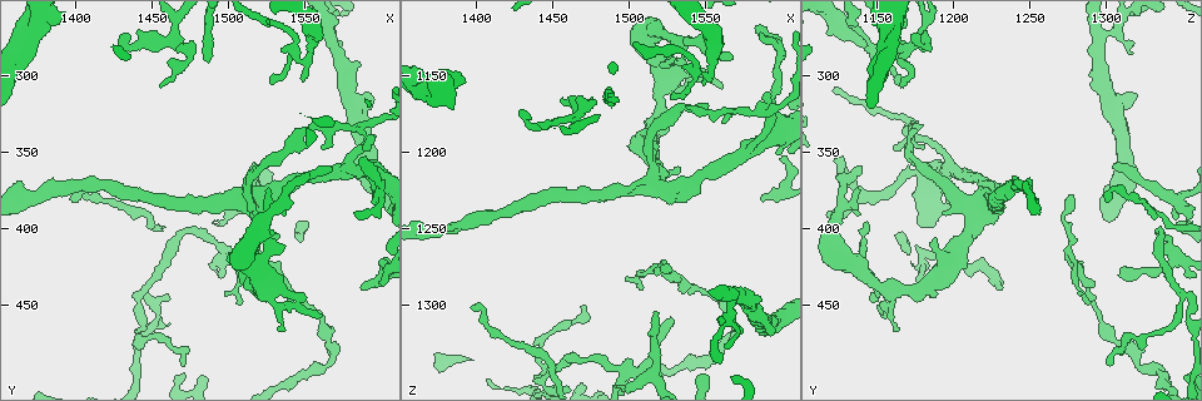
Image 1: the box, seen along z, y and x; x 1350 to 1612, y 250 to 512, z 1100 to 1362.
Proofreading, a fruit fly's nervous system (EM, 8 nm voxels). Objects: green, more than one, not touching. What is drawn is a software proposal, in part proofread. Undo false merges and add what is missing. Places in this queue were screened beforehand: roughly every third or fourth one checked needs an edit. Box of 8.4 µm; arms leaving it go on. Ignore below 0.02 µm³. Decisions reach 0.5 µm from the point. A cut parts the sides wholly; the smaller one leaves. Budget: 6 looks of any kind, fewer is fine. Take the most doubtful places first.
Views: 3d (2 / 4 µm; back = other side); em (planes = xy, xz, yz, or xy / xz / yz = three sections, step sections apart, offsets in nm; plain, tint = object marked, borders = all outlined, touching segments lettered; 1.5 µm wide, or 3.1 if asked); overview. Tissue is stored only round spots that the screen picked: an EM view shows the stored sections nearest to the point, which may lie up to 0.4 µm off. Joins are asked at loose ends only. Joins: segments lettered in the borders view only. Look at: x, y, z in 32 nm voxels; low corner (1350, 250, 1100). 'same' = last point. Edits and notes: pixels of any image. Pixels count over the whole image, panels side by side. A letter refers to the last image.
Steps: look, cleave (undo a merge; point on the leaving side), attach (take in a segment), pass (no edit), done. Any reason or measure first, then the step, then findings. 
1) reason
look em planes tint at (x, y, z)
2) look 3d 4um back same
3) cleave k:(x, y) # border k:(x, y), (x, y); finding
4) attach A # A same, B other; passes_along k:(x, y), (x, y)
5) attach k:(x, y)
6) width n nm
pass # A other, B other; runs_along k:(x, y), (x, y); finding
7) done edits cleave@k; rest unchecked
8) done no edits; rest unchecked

look em xz step 8 tint at (1516, 360, 1306)

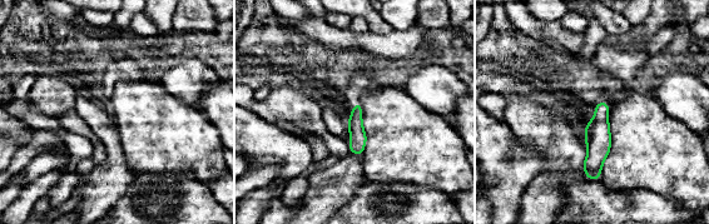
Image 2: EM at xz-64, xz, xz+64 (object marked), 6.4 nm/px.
cut it another way
look em planes borders same

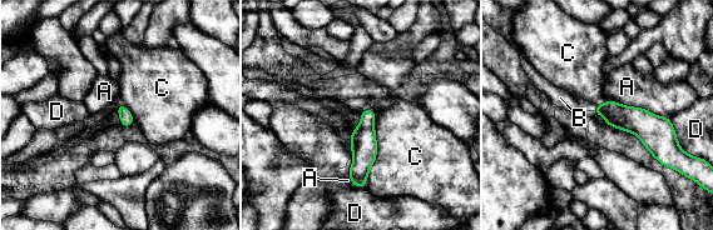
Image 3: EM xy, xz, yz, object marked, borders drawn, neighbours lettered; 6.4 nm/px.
attach 3:(560, 98) # A other, B same, C other, D other; passes_along 3:(630, 119), (595, 108), (560, 98); it goes on there

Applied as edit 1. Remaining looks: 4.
look overview

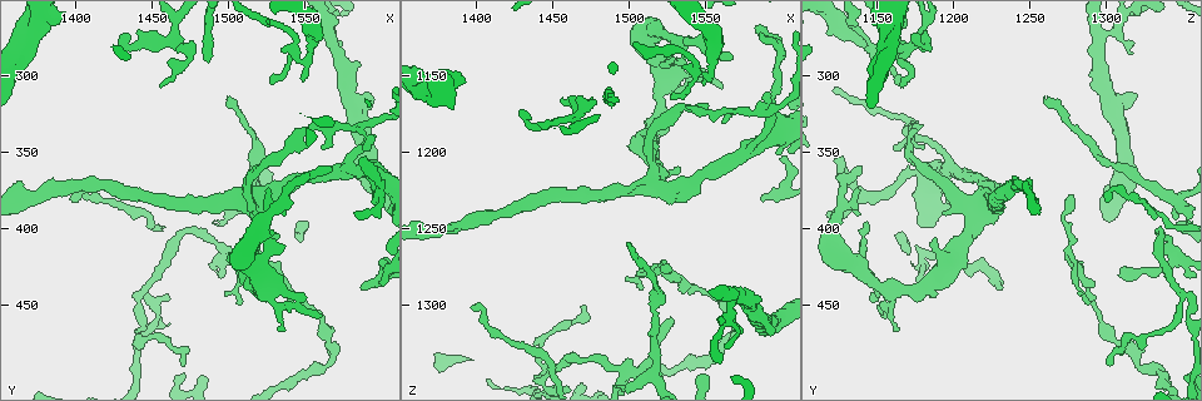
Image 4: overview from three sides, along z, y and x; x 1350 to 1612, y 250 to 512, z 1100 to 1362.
an open end
look em xy step 8 borders at (1584, 356, 1122)

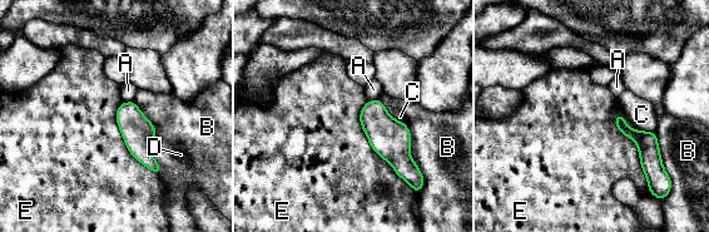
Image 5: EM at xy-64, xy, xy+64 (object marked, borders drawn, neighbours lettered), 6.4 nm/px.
cut it another way
look em yz step 8 borders same

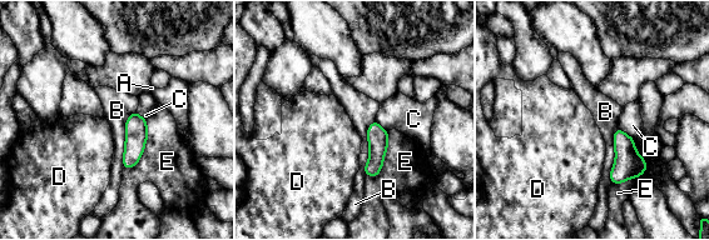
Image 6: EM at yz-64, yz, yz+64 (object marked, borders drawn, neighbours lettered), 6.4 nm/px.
attach 6:(630, 121) # A other, B other, C same, D other, E other; the neuron continues

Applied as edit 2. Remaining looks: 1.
done edits attach@3, attach@6; rest unchecked

